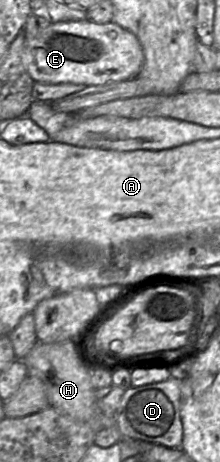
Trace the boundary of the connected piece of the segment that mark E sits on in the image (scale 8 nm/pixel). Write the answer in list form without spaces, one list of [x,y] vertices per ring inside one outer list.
[[[67,21],[51,23],[35,38],[25,39],[21,60],[34,82],[101,86],[136,78],[144,54],[137,37],[117,24]]]

